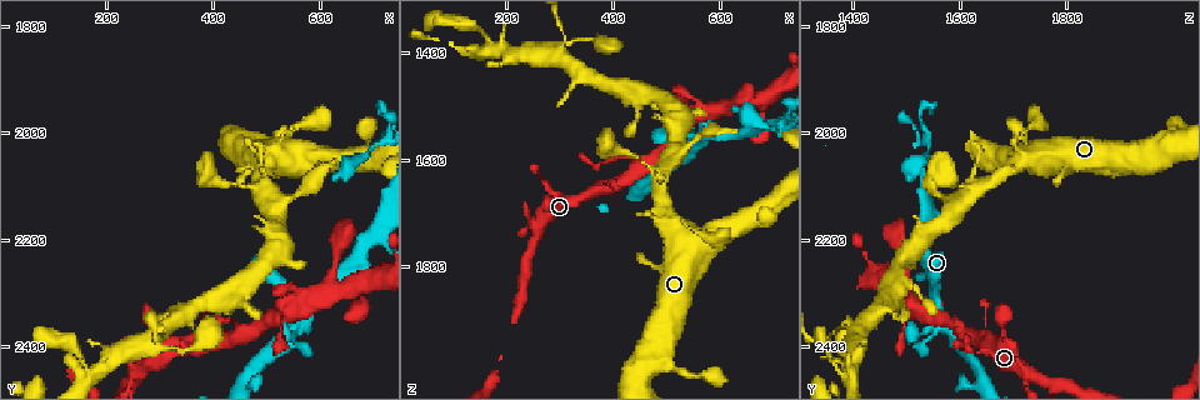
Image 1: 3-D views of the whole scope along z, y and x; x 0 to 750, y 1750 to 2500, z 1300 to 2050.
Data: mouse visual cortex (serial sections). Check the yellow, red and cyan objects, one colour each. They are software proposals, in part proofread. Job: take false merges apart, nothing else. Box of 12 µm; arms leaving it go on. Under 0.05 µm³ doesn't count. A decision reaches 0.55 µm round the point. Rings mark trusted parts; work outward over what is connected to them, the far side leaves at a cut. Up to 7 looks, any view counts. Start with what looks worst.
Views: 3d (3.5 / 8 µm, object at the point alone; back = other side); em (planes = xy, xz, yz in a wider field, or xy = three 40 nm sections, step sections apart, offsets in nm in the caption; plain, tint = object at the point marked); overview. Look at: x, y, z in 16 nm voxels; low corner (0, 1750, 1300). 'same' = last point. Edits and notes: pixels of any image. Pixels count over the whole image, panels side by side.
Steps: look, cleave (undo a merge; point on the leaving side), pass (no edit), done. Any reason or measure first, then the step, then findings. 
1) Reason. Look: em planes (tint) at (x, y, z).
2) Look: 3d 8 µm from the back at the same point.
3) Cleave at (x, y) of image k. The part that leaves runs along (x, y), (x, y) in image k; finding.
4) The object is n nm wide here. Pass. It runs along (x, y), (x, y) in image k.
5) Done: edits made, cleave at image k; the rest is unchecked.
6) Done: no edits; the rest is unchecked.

Three arms meet. Look: 3d 3.5 µm at (470, 2370, 1610).

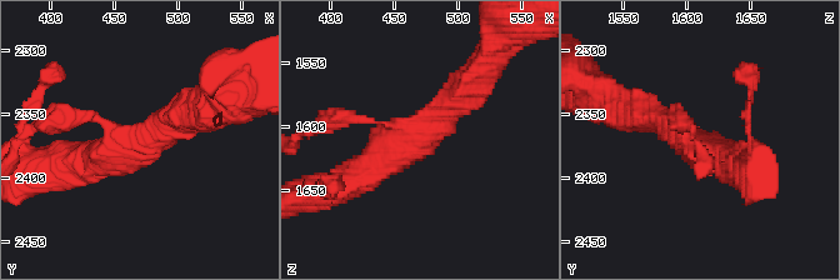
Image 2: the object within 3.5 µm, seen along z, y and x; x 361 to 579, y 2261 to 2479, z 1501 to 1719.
Now the EM. Look: em xy step 5 (tint) at (468, 2374, 1608).

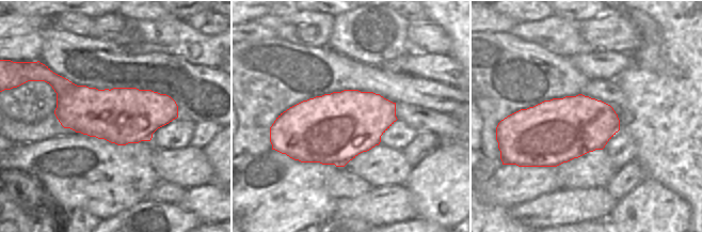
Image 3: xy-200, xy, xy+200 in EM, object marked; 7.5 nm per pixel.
Pass. All the same cell.

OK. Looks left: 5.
Look: 3d 8 µm at (515, 2045, 1730).

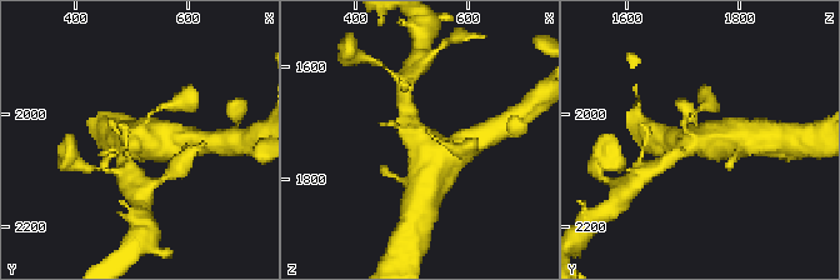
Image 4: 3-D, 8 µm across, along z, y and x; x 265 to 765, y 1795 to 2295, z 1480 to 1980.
Zoom in. Look: 3d 3.5 µm at (525, 2045, 1730).

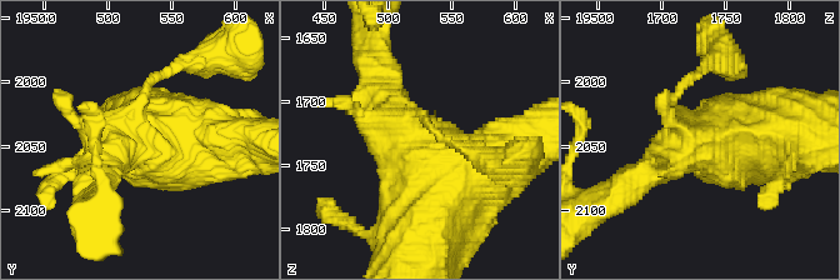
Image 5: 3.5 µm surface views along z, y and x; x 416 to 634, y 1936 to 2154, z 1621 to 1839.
Look: em planes (tint) at (522, 2044, 1734).

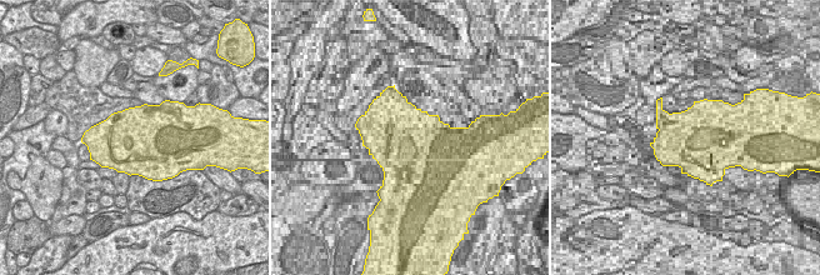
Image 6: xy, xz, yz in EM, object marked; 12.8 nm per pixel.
Pass. It runs along (810, 129), (695, 140), (673, 155) in image 5; all the same cell.

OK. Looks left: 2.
Thin arm on a thick one. Look: 3d 3.5 µm at (295, 2400, 1390).

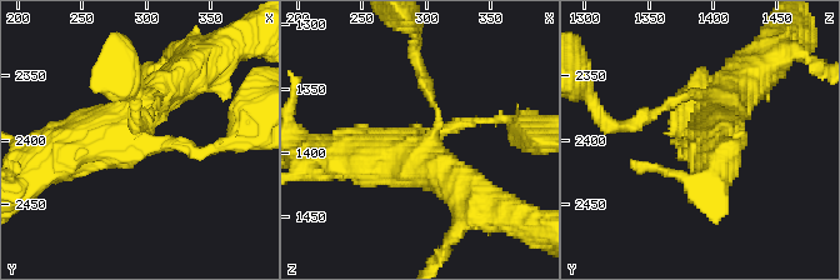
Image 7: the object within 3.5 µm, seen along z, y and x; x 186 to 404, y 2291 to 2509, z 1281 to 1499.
Now the EM. Look: em xy step 5 (tint) at (294, 2398, 1392).

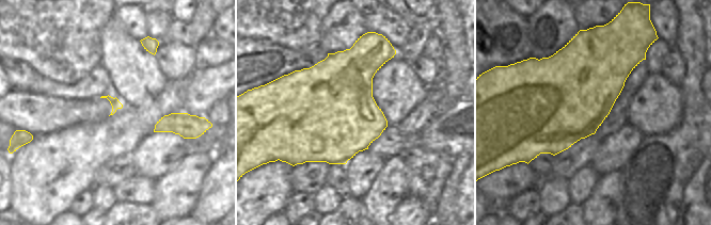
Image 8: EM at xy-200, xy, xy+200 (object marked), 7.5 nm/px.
Pass. It runs along (183, 74), (125, 124), (48, 154) in image 7; all the same cell.

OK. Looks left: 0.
Done: no edits; the rest is unchecked.

